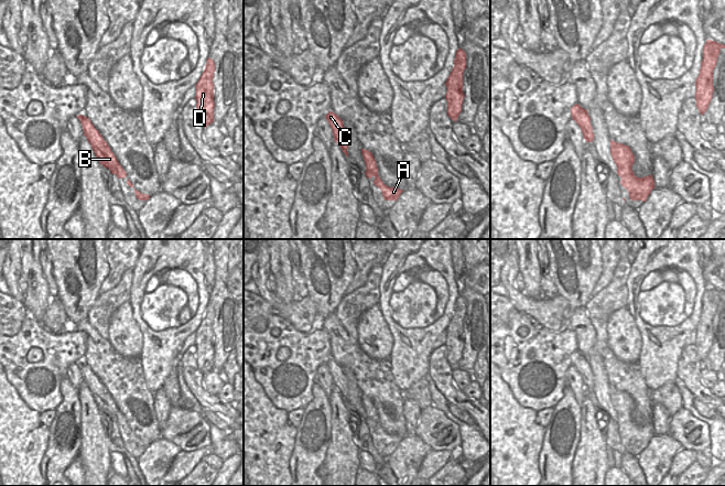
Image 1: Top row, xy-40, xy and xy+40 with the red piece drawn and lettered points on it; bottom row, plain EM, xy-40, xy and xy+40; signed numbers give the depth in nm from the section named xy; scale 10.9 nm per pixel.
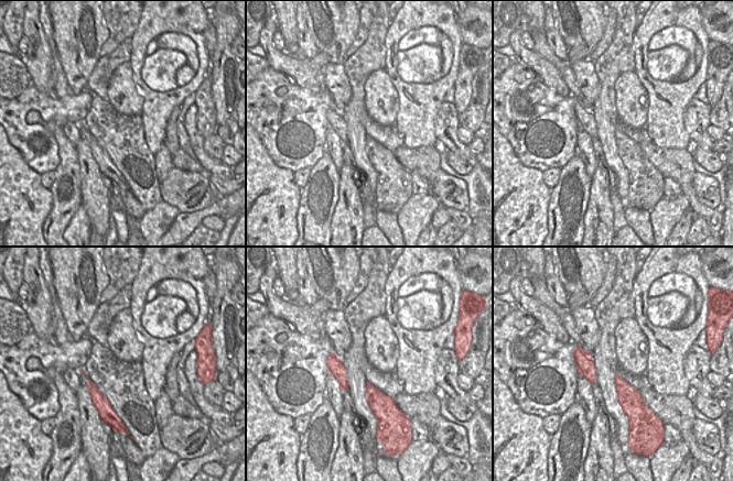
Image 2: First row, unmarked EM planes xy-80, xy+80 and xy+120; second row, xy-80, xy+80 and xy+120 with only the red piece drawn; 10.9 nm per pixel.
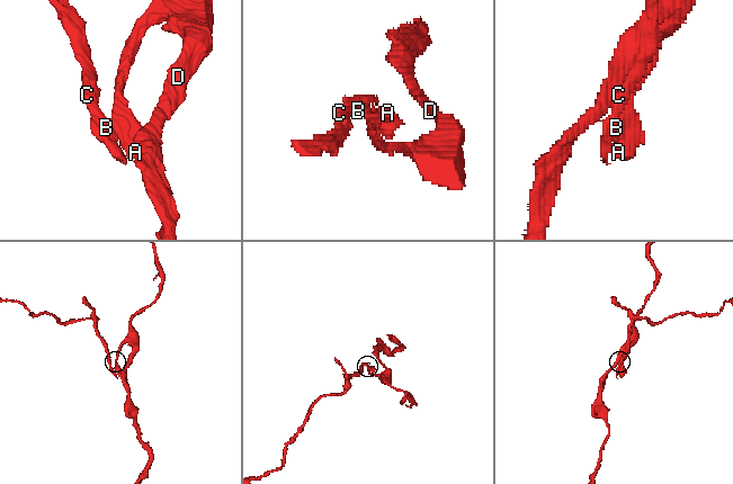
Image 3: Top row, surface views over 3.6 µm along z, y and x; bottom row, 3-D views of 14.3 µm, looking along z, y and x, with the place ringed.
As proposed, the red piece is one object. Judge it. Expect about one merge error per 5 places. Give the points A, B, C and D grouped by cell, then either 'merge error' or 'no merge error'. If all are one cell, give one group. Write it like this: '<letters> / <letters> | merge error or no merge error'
A D / B C | merge error

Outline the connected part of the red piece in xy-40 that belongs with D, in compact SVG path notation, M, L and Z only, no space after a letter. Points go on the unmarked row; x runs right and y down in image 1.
M207 305L205 316L195 332L196 334L196 361L198 369L205 375L214 369L214 318L215 310Z

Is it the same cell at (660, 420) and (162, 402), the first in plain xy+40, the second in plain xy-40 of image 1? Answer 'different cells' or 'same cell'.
same cell

